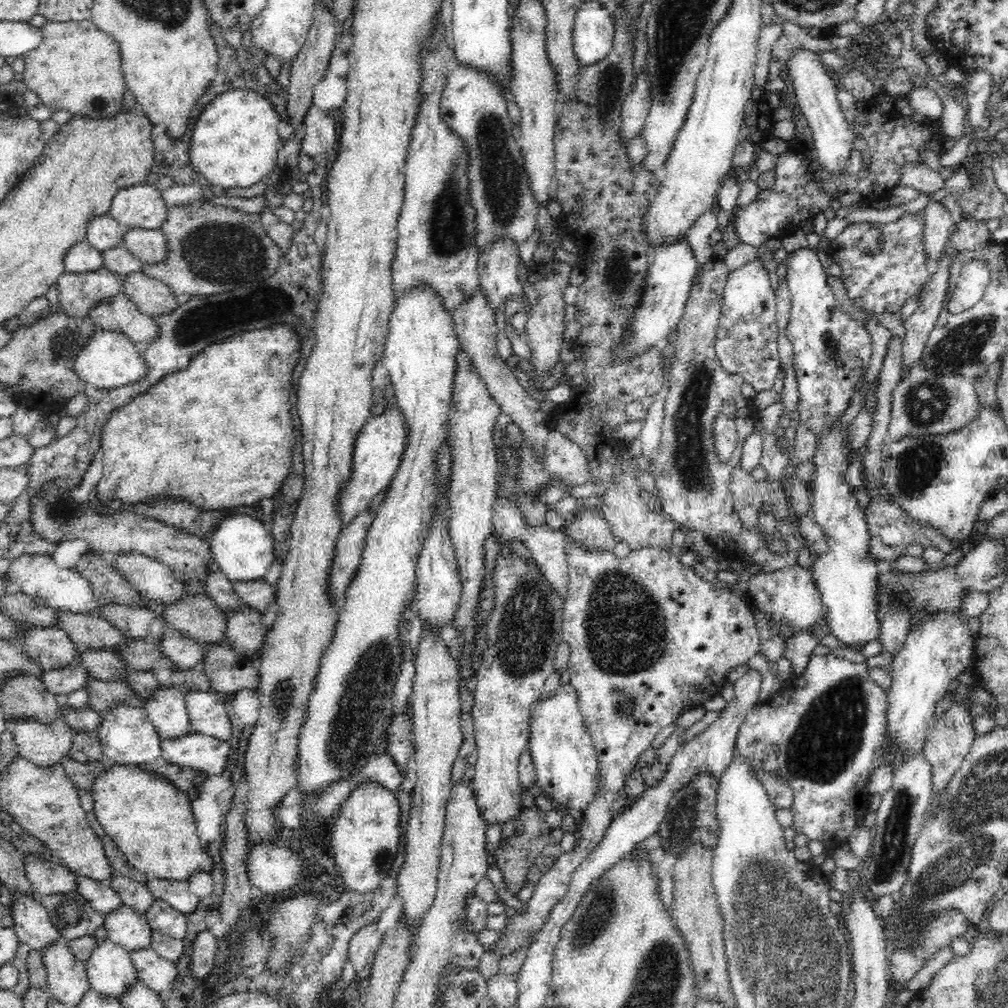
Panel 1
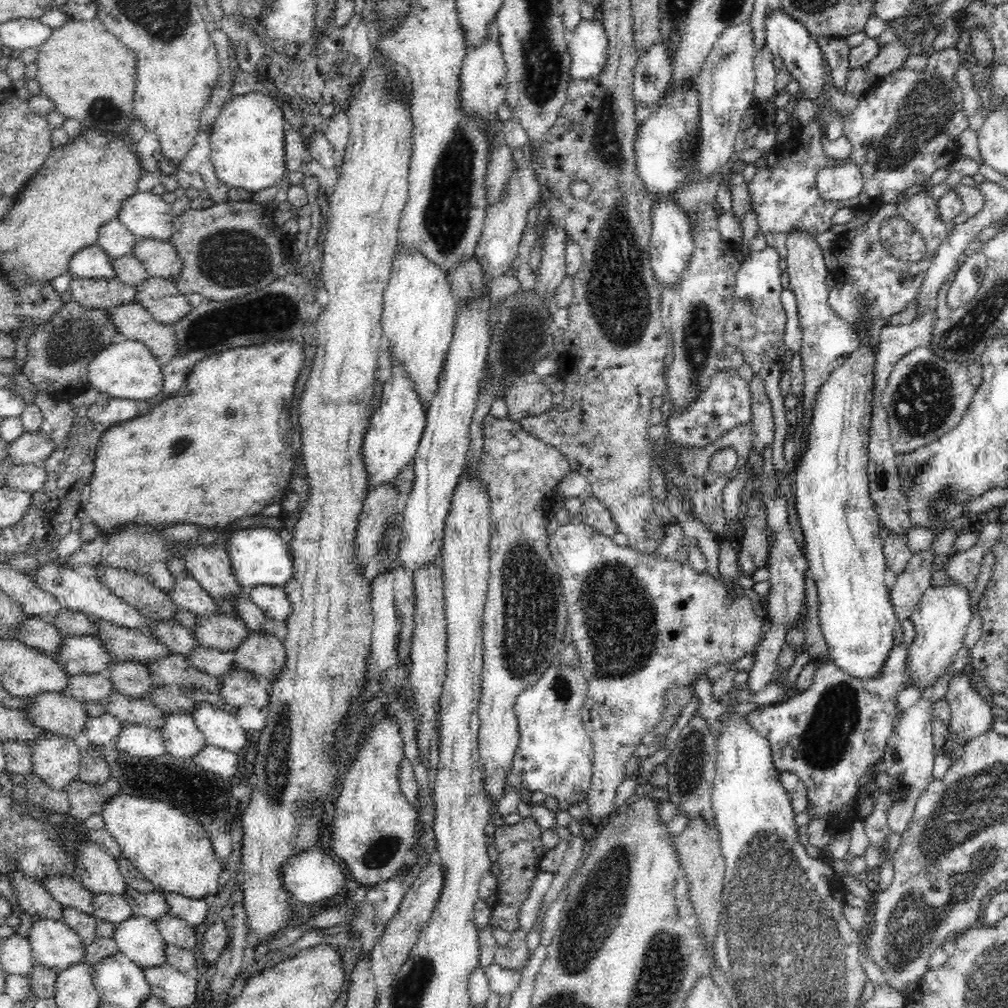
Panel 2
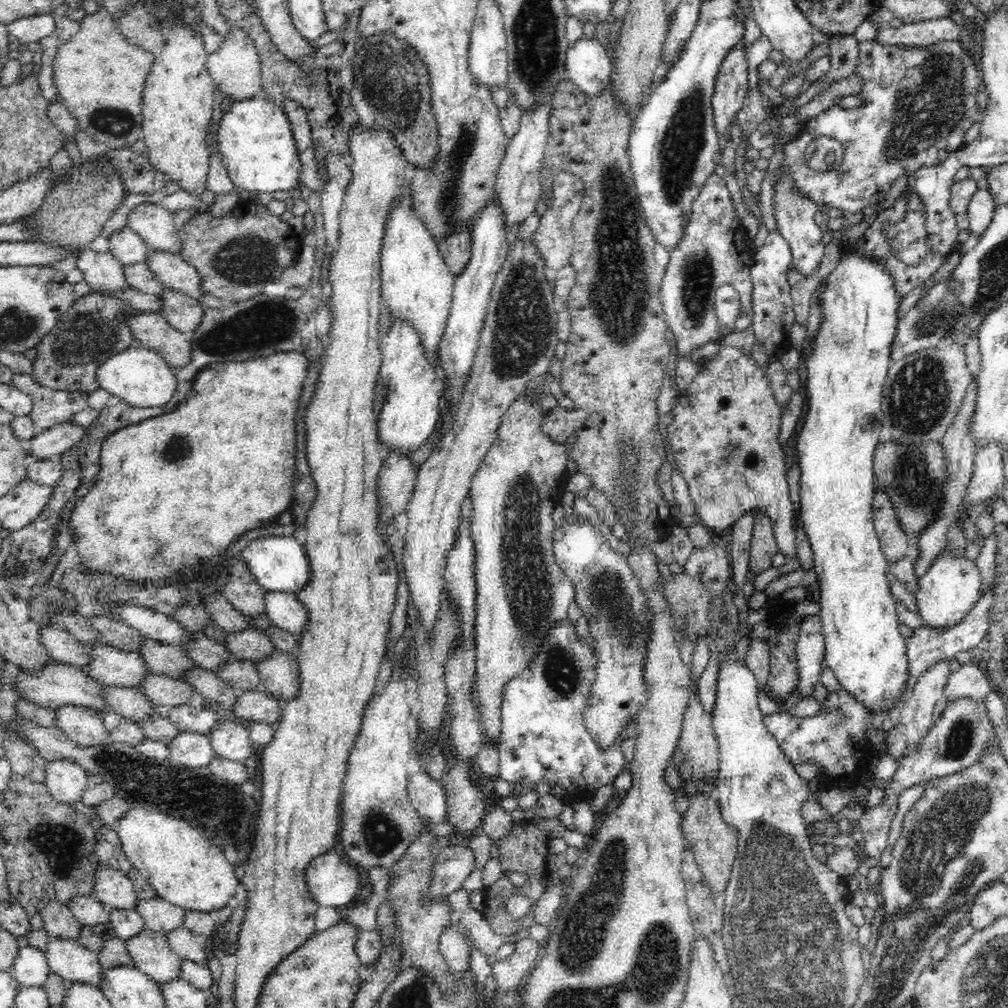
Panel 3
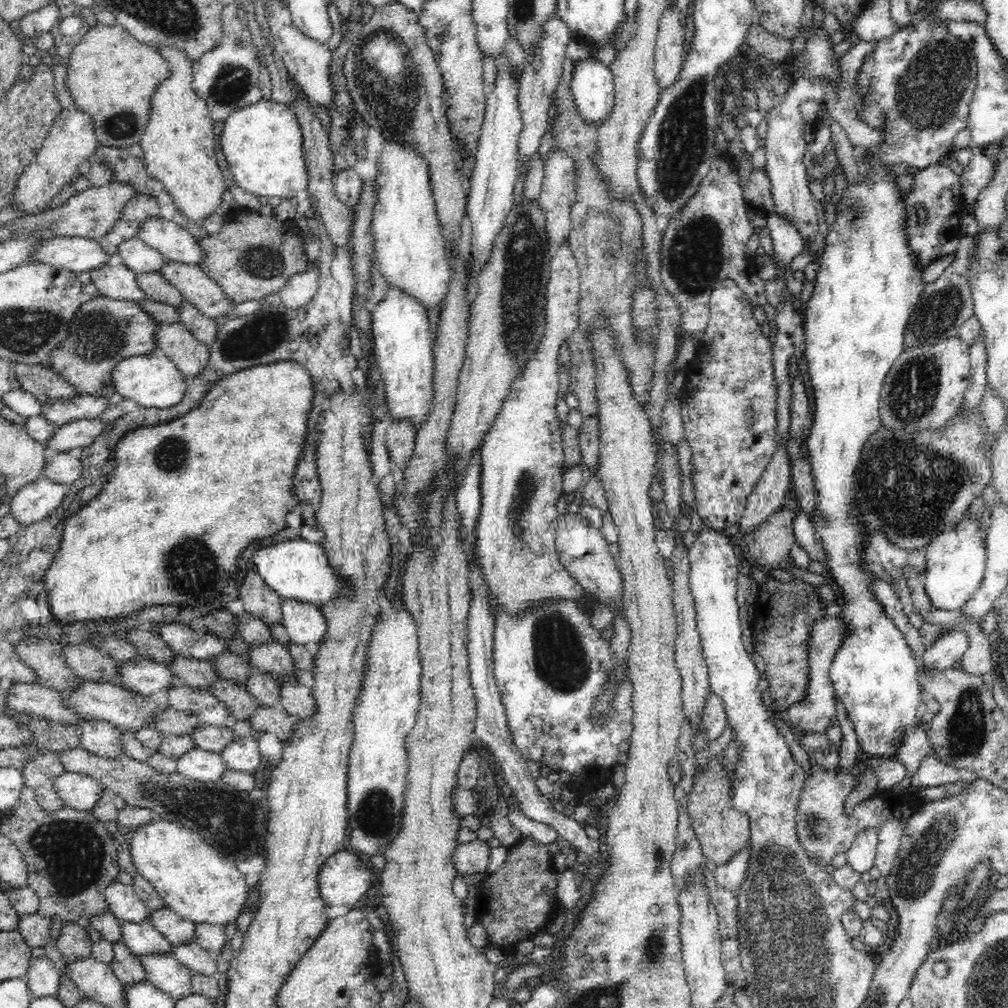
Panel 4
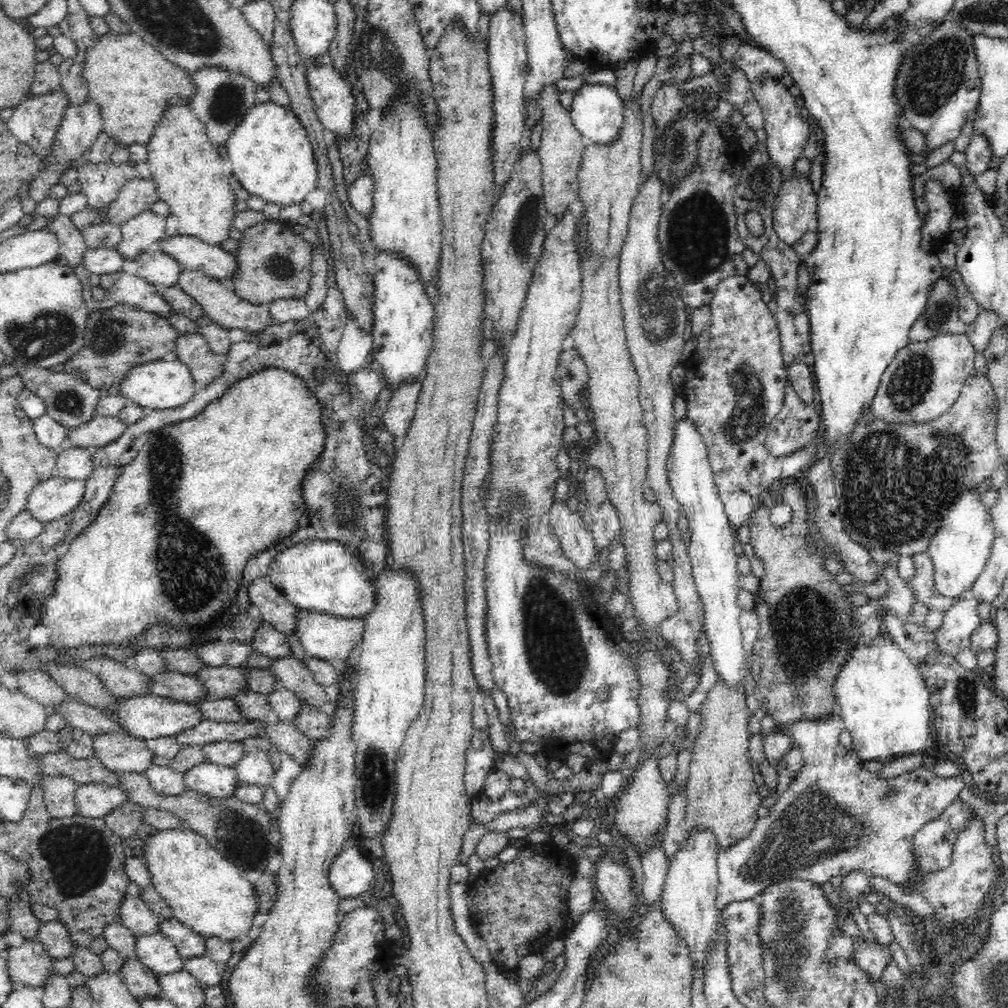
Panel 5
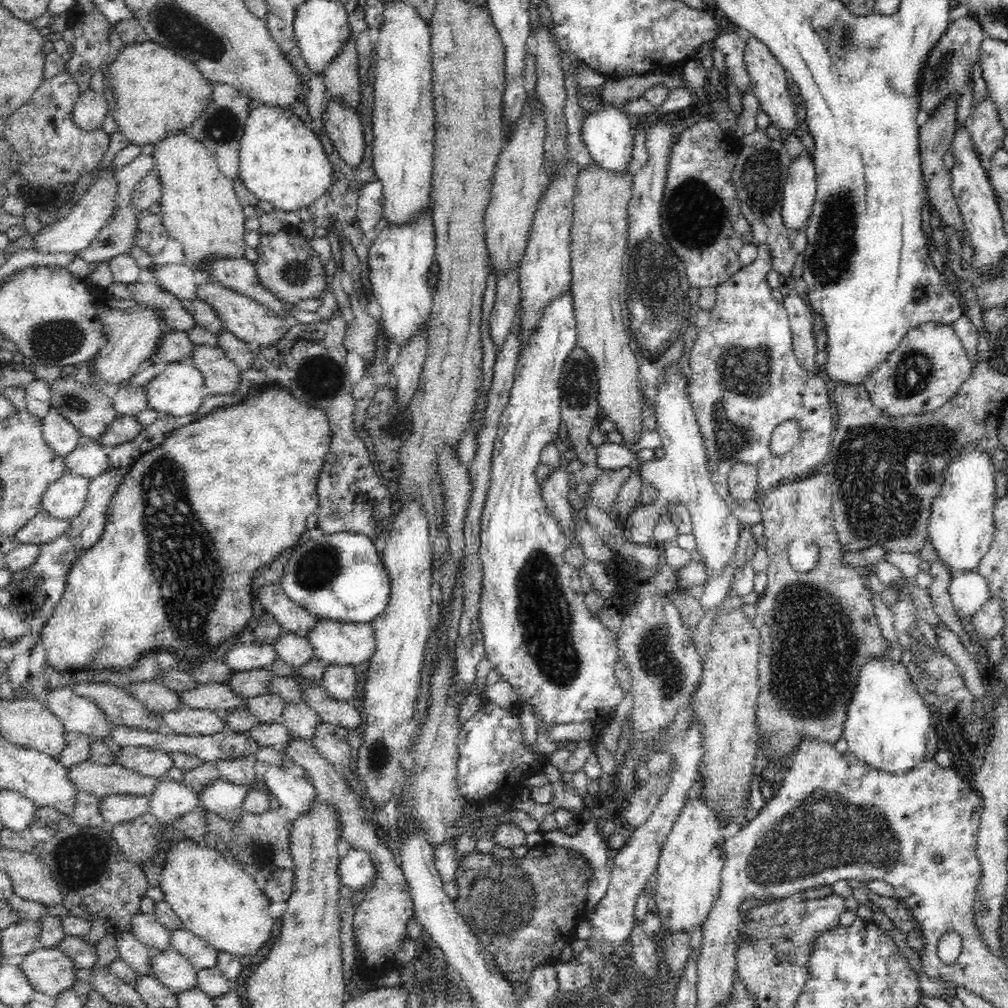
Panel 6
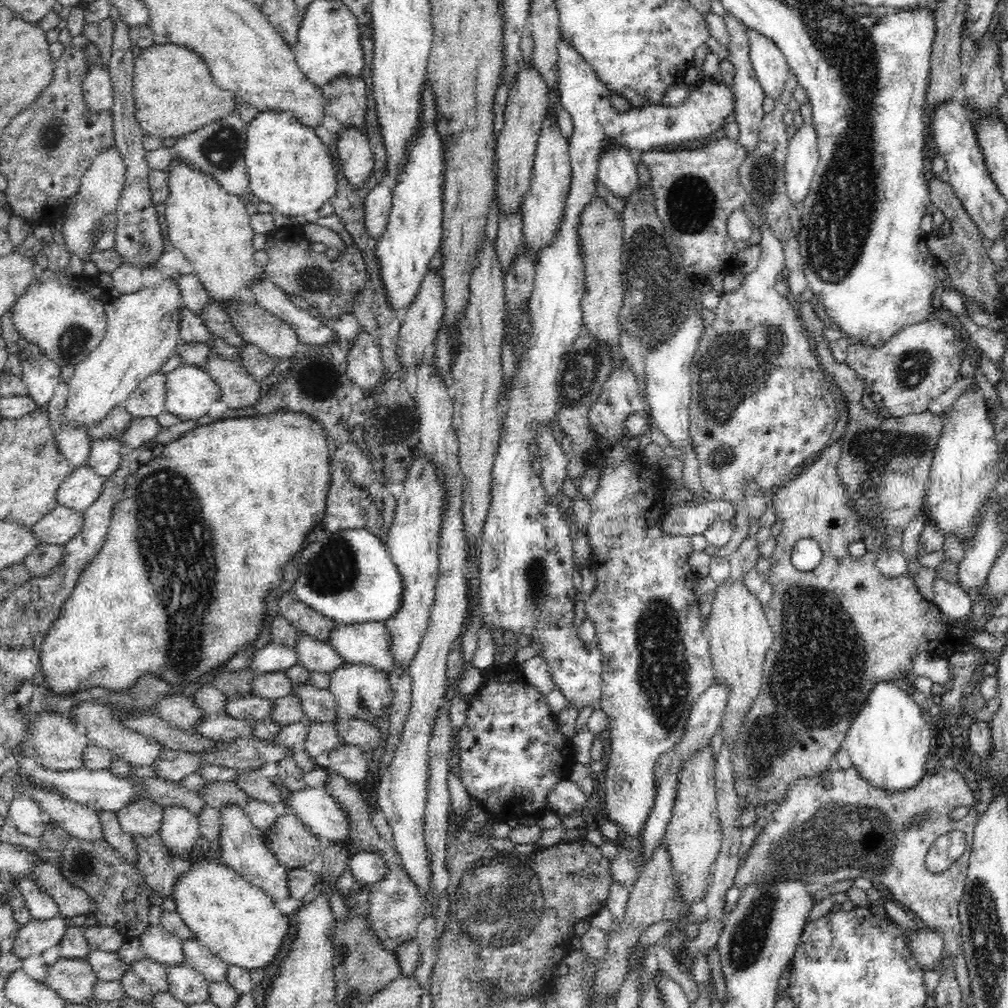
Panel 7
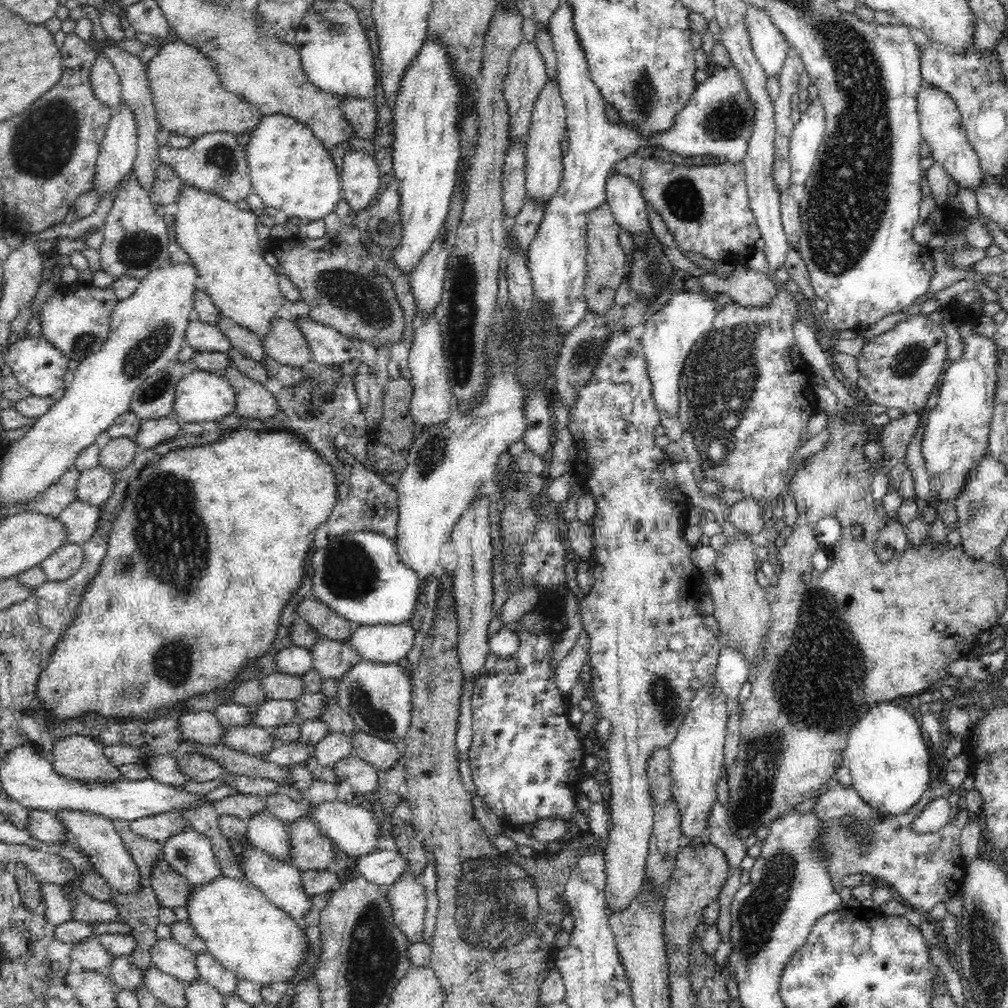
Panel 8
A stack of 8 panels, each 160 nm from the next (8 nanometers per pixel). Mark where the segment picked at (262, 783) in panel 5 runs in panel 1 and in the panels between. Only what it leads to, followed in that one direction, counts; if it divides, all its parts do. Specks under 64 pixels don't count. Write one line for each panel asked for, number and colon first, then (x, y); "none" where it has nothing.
1: (208, 716)
2: (220, 727)
3: (231, 740)
4: (242, 754)

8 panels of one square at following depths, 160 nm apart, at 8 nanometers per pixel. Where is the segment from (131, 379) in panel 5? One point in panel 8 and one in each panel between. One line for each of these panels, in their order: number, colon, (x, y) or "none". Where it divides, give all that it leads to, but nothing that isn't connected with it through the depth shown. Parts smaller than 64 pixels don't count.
6: (178, 390)
7: (190, 390)
8: (201, 396)

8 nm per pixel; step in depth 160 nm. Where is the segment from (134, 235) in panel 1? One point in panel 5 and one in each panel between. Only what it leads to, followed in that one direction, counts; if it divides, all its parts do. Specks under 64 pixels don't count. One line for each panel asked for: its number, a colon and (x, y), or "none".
2: (160, 259)
3: (172, 271)
4: (194, 285)
5: (220, 304)

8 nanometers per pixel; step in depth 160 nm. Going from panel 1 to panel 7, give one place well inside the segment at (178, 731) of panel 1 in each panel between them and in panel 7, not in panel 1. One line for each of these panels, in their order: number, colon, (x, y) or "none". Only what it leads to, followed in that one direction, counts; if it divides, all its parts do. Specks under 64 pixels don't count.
2: (182, 738)
3: (191, 749)
4: (197, 764)
5: (211, 780)
6: (223, 798)
7: (242, 847)

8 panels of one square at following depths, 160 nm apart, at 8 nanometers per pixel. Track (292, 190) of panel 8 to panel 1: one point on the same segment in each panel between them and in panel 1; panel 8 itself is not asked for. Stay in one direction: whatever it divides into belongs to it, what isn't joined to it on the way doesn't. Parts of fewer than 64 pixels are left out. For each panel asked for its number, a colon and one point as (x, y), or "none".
1: (234, 142)
2: (247, 138)
3: (255, 141)
4: (263, 144)
5: (270, 152)
6: (281, 160)
7: (289, 167)

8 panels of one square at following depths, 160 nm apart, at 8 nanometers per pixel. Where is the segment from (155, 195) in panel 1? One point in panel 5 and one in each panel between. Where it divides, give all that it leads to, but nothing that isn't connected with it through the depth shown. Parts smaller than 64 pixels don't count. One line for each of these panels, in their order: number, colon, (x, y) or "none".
2: (146, 215)
3: (154, 223)
4: (176, 243)
5: (191, 253)

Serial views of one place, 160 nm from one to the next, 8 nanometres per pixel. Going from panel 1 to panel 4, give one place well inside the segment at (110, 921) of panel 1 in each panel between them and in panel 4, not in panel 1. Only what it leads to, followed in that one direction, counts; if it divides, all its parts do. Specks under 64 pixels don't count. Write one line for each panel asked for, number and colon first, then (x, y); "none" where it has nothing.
2: (138, 938)
3: (151, 953)
4: (163, 970)

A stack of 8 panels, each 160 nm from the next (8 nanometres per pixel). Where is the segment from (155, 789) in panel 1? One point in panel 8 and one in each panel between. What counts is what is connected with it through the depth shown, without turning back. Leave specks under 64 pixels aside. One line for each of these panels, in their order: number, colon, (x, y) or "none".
2: (173, 851)
3: (185, 868)
4: (202, 885)
5: (208, 893)
6: (220, 902)
7: (239, 923)
8: (249, 936)

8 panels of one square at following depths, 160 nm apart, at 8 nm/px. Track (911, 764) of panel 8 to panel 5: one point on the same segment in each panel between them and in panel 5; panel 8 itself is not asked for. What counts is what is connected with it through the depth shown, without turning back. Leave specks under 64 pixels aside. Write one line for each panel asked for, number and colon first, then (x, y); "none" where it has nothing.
5: (884, 703)
6: (887, 723)
7: (889, 740)

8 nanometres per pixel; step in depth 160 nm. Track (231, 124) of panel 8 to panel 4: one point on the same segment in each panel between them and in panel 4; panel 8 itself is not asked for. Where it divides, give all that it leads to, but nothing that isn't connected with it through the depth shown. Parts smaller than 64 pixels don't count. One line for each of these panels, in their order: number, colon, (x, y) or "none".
4: (111, 75)
5: (133, 83)
6: (157, 92)
7: (174, 94)

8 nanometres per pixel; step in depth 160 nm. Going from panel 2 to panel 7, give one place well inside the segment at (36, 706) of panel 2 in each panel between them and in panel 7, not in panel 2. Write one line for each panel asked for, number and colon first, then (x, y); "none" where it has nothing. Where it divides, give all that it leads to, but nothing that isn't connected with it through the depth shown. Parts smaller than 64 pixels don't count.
3: (84, 727)
4: (100, 738)
5: (119, 753)
6: (147, 762)
7: (172, 765)

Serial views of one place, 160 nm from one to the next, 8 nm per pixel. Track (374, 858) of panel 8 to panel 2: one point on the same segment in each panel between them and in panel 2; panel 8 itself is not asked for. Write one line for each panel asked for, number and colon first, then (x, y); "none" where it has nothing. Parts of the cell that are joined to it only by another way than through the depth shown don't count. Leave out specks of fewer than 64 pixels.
2: (311, 877)
3: (333, 882)
4: (344, 879)
5: (351, 875)
6: (356, 869)
7: (367, 868)

